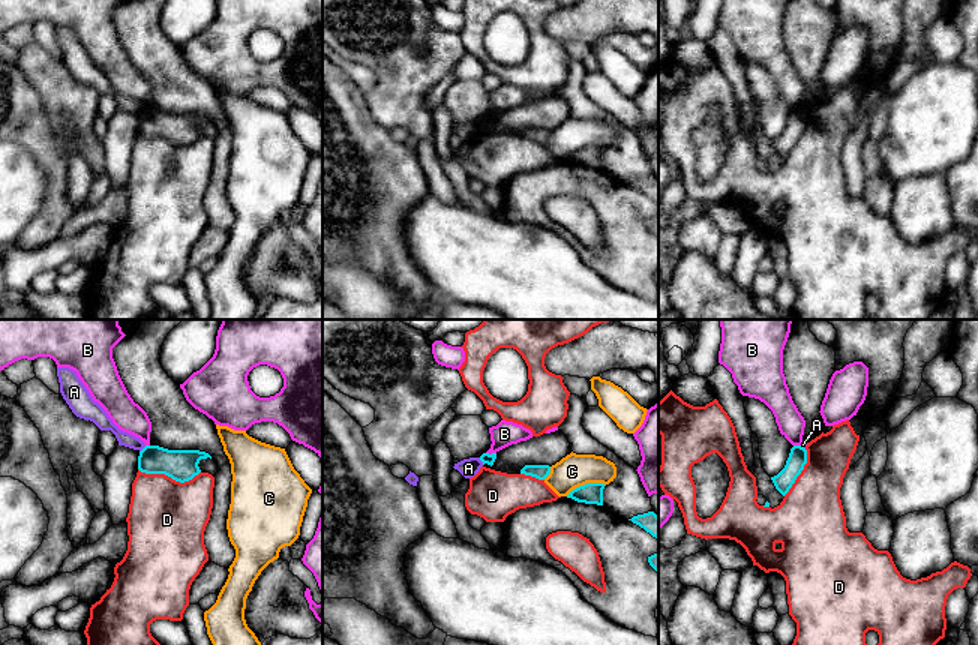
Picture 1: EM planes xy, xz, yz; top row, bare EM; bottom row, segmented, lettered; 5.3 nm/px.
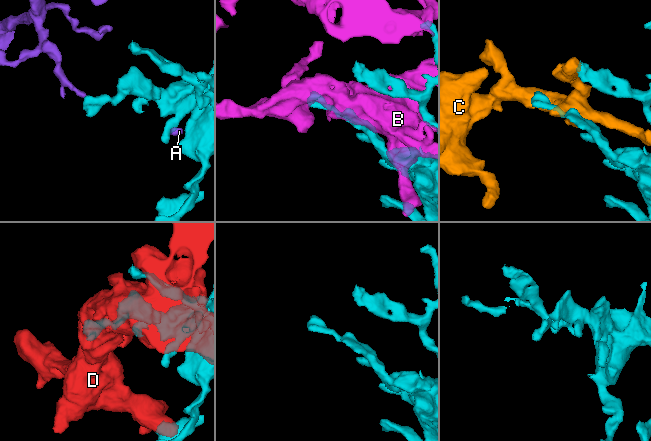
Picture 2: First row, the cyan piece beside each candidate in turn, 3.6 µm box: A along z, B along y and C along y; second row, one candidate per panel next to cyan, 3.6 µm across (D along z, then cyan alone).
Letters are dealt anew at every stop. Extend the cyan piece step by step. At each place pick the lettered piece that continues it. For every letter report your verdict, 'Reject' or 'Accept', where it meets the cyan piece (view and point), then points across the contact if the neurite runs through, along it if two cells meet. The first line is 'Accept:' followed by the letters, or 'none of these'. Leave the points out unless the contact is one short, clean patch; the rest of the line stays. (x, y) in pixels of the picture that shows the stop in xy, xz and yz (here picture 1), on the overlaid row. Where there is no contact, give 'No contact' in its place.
Accept: none of these
A: Reject. Touches cyan at xz (480, 459). Boundary: xz (479, 458), (483, 464)
B: Reject. Touches cyan at xz (492, 453)
C: Reject. Touches cyan at xz (587, 483). Boundary: xz (605, 483), (584, 483), (566, 495)
D: Reject. Touches cyan at xy (170, 476)

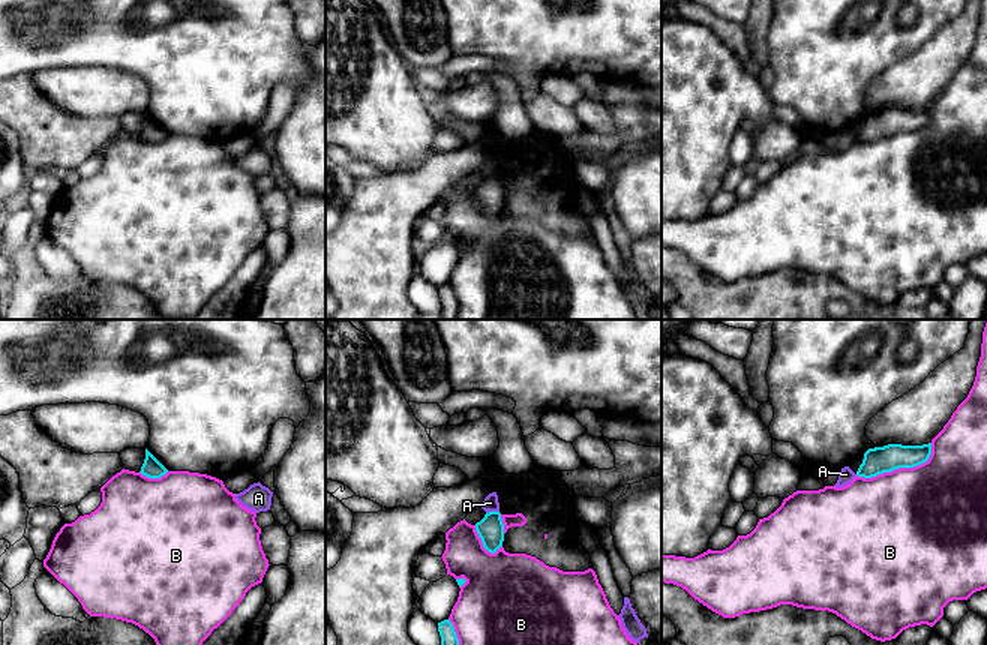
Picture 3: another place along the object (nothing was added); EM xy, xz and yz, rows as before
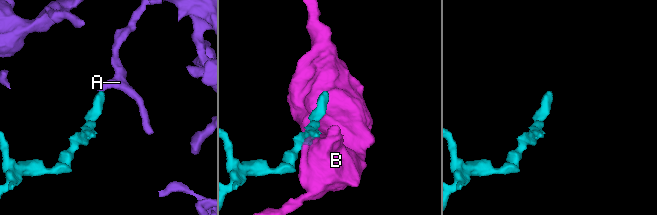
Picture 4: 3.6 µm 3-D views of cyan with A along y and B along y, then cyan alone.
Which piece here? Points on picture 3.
Accept: none of these
A: Reject. Touches cyan at xz (492, 512). Boundary: xz (498, 510), (486, 513)
B: Reject. Touches cyan at yz (899, 467)

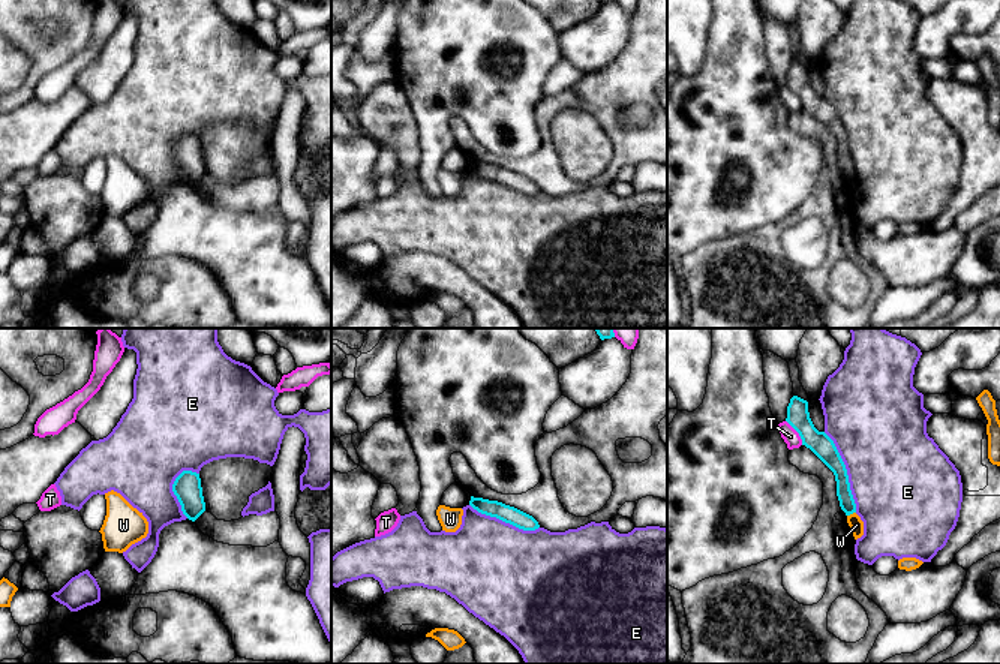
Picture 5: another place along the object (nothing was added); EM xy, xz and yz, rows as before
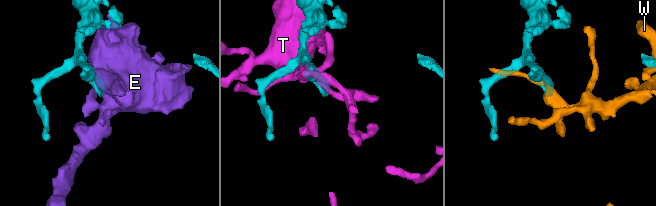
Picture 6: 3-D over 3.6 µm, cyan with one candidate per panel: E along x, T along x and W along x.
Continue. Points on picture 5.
Accept: none of these
E: Reject. Touches cyan at yz (846, 472)
T: Reject. Touches cyan at yz (796, 430)
W: Reject. Touches cyan at yz (850, 513). Boundary: yz (855, 511), (847, 516)

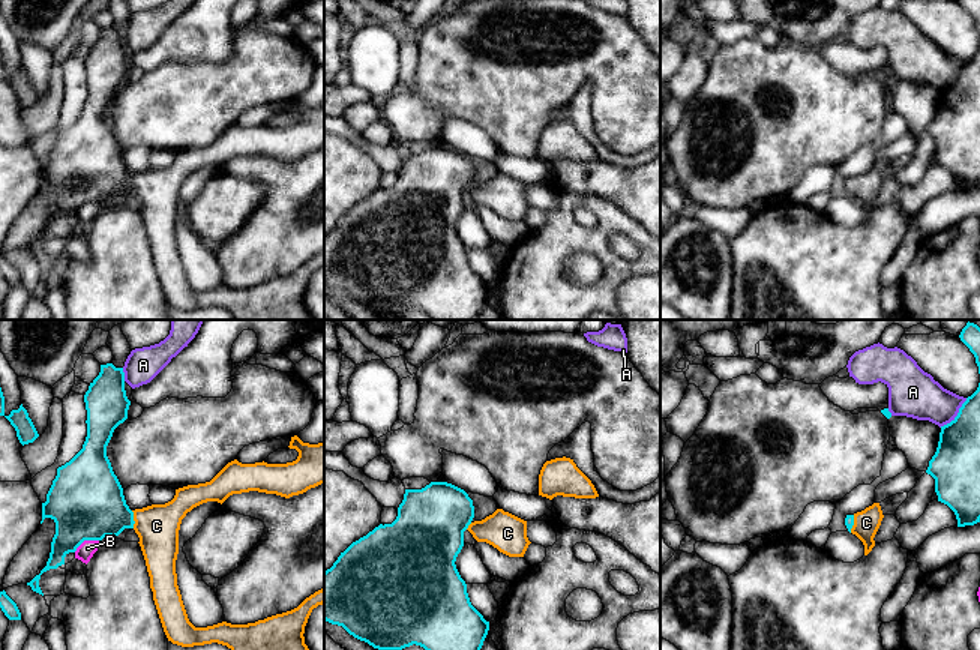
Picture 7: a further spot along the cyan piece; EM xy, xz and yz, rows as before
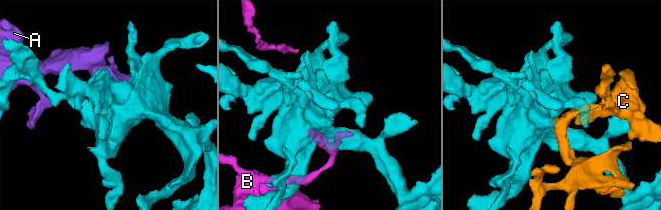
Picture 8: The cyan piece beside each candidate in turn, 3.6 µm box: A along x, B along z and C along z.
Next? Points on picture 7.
Accept: C
A: Reject. Touches cyan at yz (958, 415)
B: Reject. Touches cyan at xy (86, 539)
C: Accept. Touches cyan at xy (132, 520). Path across: xy (89, 503), (108, 515), (132, 520), (156, 526)

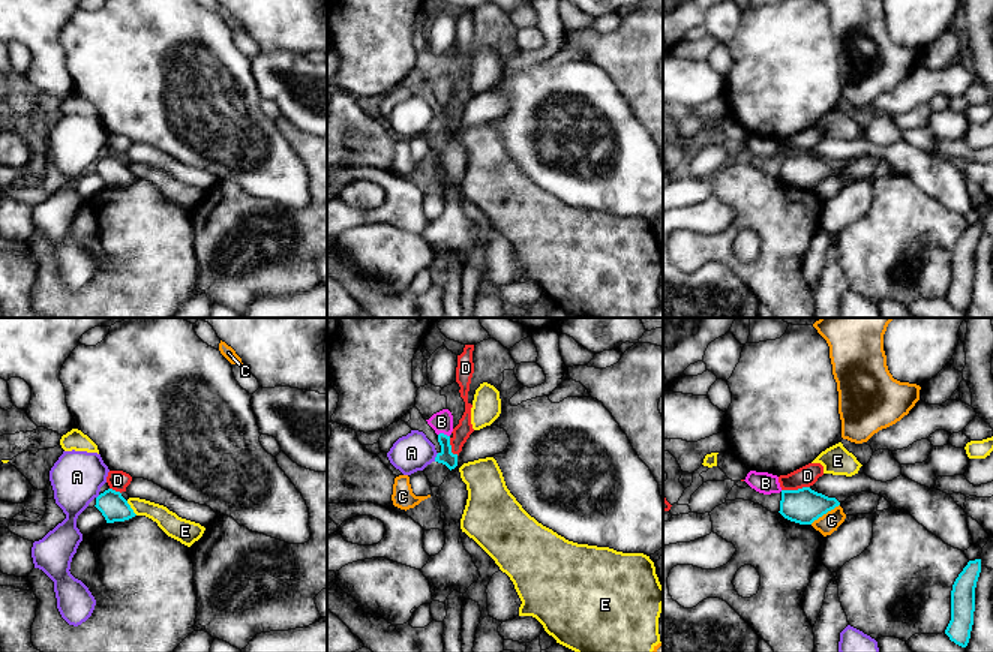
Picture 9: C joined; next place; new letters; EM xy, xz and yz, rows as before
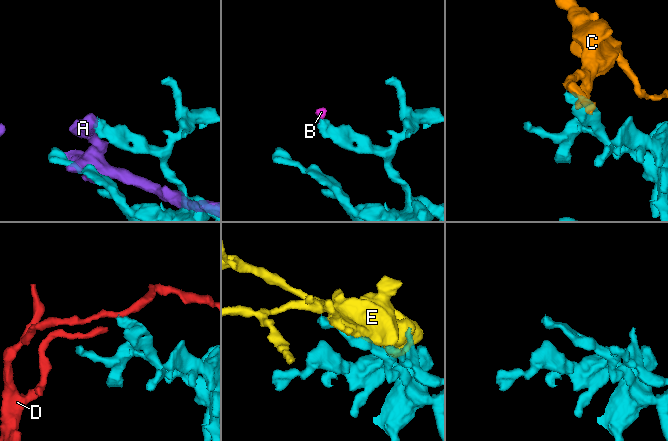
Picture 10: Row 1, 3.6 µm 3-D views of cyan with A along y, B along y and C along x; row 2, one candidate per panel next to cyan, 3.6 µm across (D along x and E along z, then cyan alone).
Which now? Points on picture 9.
Accept: B
A: Reject. Touches cyan at xz (435, 457). Boundary: xz (438, 453), (434, 460)
B: Accept. Touches cyan at xz (443, 433). Path across: xz (446, 456), (443, 433), (441, 421)
C: Reject. Touches cyan at yz (824, 513). Boundary: yz (839, 504), (810, 523)
D: Reject. Touches cyan at yz (795, 490). Boundary: yz (809, 486), (782, 490)
E: Reject. Touches cyan at xy (131, 508)

